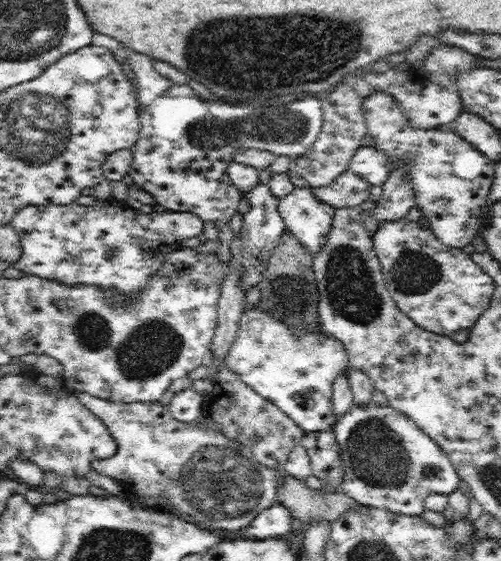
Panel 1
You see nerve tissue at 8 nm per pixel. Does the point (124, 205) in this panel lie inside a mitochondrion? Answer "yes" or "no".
no

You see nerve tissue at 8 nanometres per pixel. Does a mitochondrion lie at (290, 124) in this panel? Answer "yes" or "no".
yes

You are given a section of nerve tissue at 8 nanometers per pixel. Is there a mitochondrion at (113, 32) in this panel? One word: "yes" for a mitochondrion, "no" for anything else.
no

